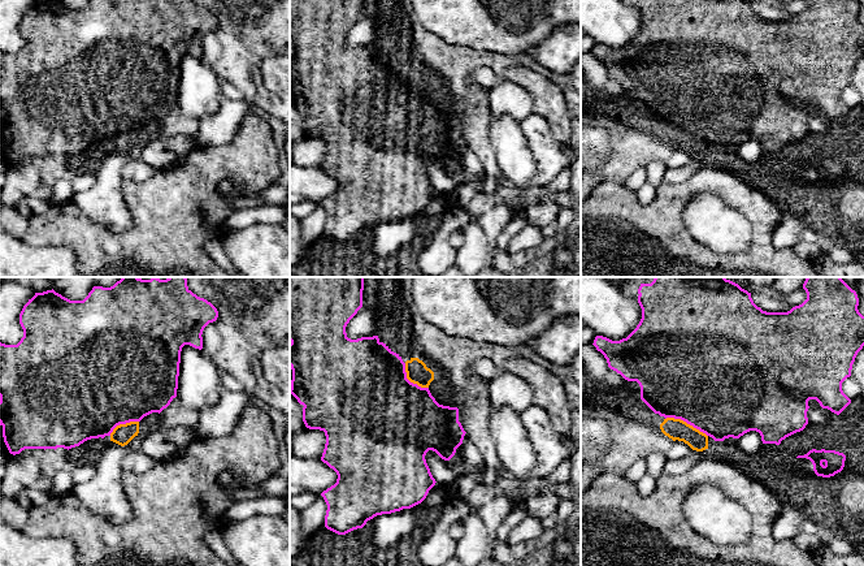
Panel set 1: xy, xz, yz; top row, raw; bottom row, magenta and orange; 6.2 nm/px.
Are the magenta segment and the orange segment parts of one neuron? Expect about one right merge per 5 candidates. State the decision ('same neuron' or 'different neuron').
different neuron

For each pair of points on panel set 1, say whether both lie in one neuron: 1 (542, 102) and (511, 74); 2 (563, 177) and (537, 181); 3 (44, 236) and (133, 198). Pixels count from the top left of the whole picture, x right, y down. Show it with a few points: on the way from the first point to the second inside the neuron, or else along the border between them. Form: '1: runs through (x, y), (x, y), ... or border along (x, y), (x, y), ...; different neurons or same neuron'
1: runs through (538, 93), (520, 76); same neuron
2: border along (567, 167), (545, 186); different neurons
3: runs through (76, 236), (87, 240), (126, 240), (137, 229); same neuron

